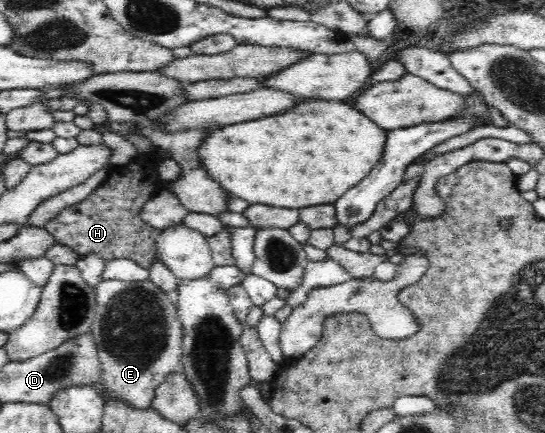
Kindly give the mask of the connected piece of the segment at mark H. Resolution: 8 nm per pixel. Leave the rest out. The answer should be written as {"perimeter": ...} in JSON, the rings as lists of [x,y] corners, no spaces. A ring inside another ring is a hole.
{"perimeter":[[[169,151],[137,155],[128,165],[119,165],[118,174],[108,176],[85,200],[72,204],[44,225],[59,244],[71,247],[79,257],[98,254],[105,262],[116,258],[134,260],[148,269],[158,260],[156,240],[162,230],[153,228],[140,218],[143,205],[161,190],[164,183],[157,173],[157,163],[171,158]]]}

